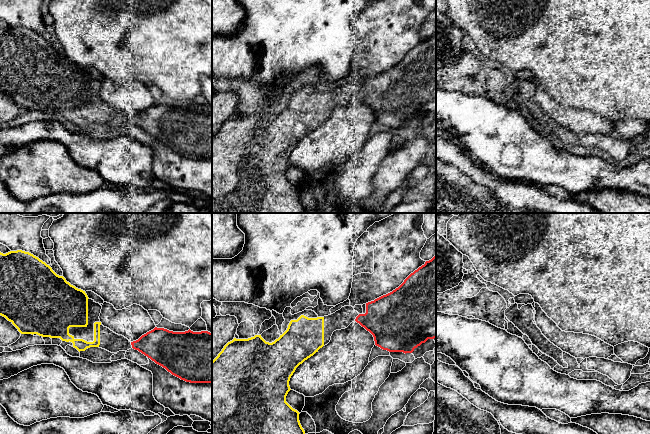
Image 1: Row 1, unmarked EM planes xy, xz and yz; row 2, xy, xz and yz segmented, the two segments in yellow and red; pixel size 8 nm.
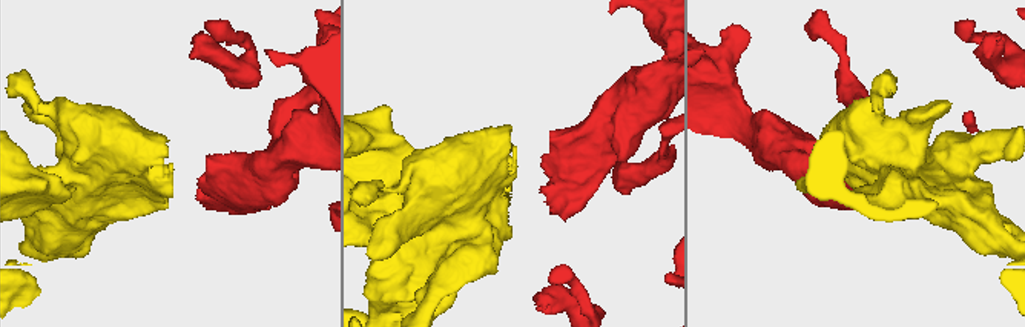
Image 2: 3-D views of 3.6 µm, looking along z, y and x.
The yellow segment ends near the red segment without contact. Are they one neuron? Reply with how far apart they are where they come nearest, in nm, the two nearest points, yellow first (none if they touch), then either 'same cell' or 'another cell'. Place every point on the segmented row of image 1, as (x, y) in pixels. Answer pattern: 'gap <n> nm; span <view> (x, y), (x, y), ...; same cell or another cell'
gap 260 nm; span xy (99, 342), (131, 342); same cell

